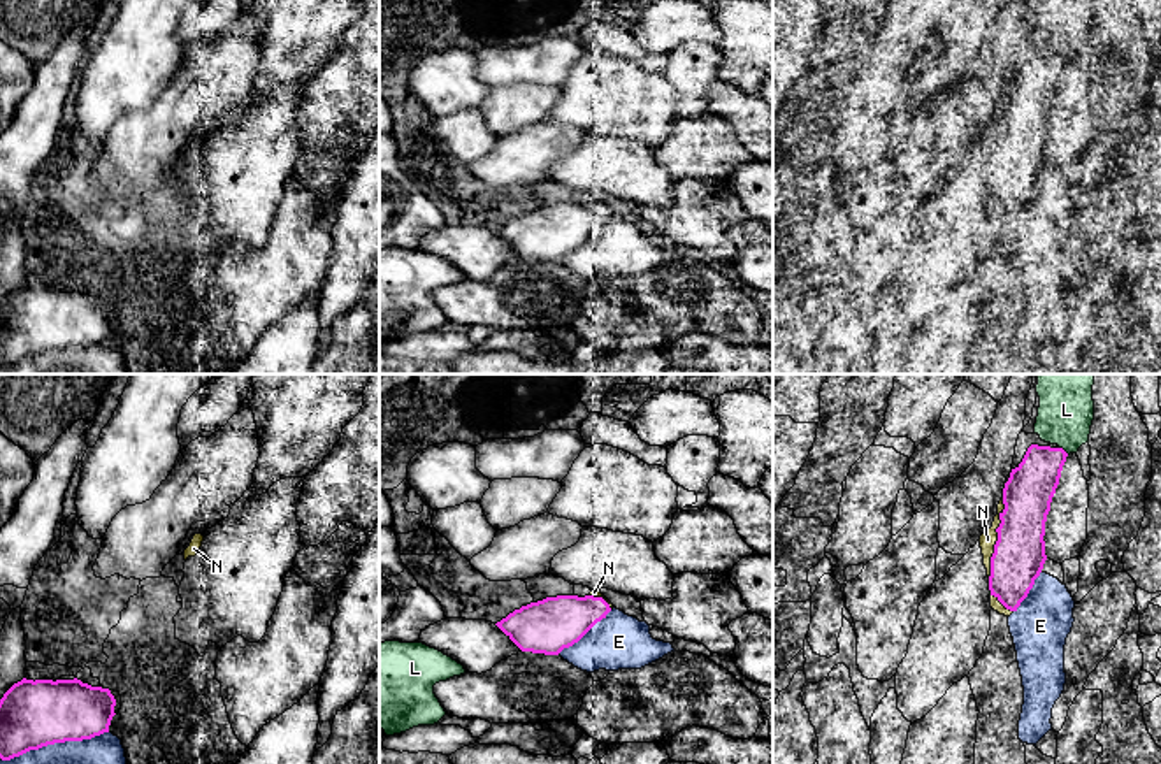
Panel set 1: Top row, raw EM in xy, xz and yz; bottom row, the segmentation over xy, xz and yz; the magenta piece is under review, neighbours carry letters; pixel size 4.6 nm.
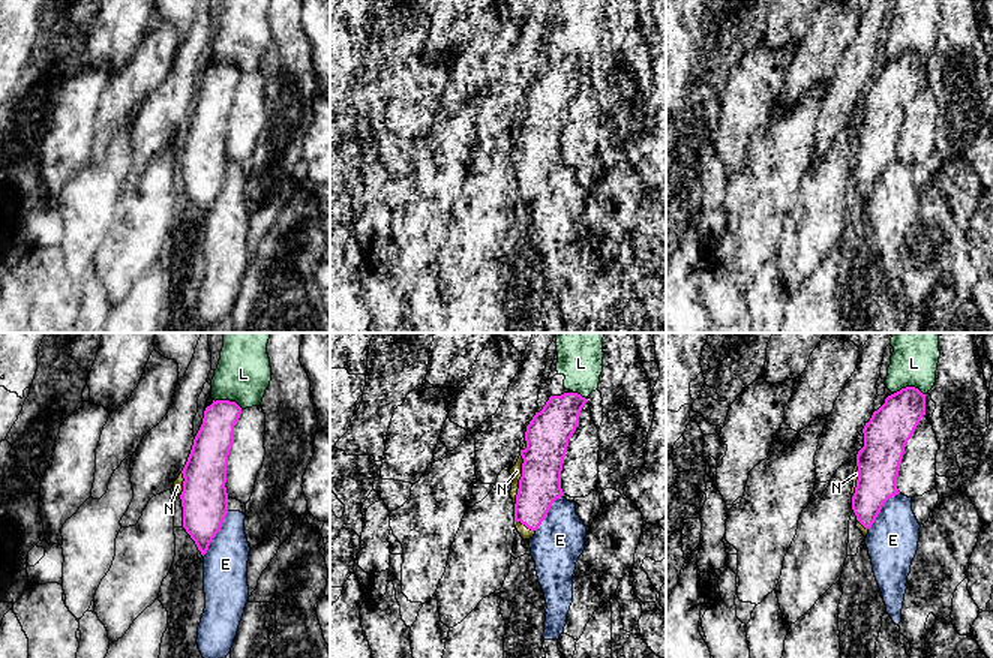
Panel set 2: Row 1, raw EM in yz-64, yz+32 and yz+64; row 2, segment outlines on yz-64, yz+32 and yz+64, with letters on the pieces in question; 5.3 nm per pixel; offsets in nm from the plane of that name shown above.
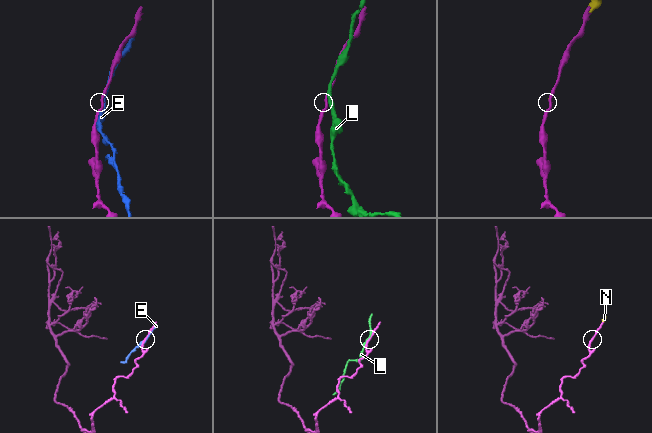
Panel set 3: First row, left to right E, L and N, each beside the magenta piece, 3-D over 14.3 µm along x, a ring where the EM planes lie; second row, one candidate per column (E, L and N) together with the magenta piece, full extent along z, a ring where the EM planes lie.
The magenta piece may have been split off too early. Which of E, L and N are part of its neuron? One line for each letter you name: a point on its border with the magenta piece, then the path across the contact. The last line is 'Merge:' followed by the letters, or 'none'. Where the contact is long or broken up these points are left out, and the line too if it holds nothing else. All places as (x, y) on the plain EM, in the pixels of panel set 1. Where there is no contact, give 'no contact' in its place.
N: meets magenta in yz at (998, 144)
Merge: N

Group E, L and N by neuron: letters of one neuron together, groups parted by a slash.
E / L / N

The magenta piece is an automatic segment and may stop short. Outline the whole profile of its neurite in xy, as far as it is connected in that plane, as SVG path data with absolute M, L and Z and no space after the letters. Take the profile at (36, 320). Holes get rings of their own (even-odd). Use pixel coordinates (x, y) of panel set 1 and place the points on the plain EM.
M26 286L0 306L0 365L109 339L116 306L81 286Z

